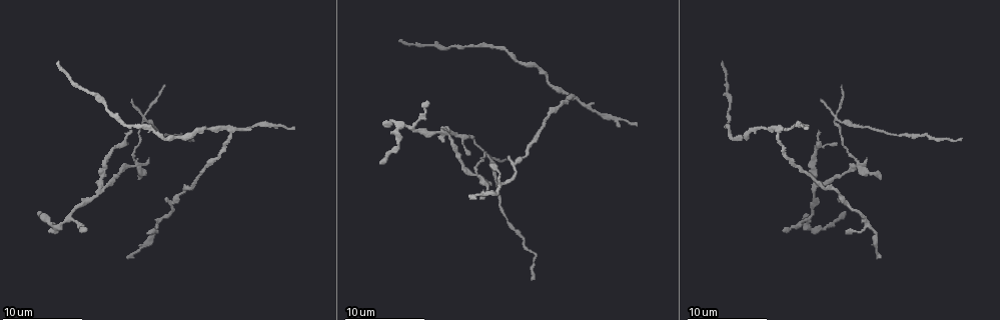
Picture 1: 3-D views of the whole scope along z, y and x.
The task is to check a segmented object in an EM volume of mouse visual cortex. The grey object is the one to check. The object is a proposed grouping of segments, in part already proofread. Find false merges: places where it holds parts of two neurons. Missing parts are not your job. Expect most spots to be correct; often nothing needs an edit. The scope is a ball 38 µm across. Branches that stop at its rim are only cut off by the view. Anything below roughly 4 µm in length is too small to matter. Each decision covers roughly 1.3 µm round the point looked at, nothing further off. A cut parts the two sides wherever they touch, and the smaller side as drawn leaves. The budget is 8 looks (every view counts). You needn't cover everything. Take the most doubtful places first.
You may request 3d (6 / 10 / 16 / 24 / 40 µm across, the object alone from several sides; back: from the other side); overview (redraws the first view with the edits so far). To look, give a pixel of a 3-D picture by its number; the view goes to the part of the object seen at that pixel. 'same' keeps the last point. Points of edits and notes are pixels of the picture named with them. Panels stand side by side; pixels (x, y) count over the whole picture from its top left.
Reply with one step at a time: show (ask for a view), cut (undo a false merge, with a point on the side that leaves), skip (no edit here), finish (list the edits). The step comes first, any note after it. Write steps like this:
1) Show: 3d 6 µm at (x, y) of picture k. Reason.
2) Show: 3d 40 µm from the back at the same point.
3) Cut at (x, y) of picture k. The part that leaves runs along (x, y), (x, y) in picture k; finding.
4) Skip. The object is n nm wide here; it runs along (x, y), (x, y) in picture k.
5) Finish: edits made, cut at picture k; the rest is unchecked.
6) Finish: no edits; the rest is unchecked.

Show: 3d 10 µm at (857, 165) of picture 1. Three arms meet.

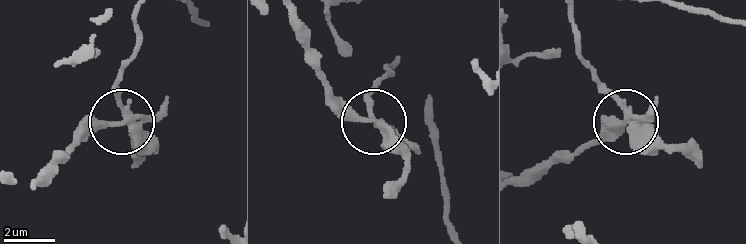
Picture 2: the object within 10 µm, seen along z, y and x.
Cut at (147, 147) of picture 2. The part that leaves runs along (130, 118), (117, 88), (136, 49), (136, 17) in picture 2; two neurons meet here.

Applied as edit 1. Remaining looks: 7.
Show: overview.

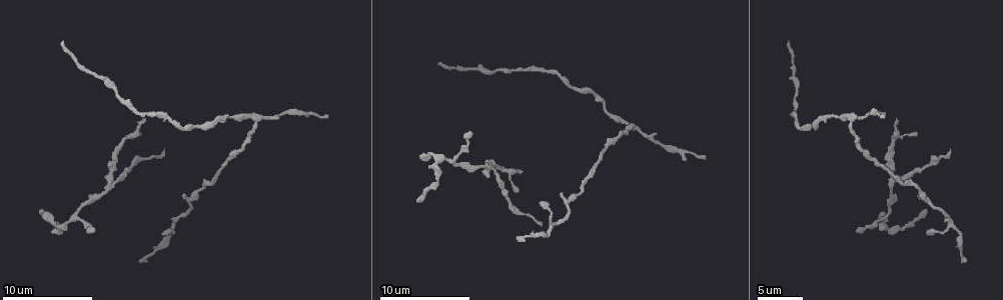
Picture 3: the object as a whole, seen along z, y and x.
Show: 3d 10 µm at (635, 129) of picture 3.

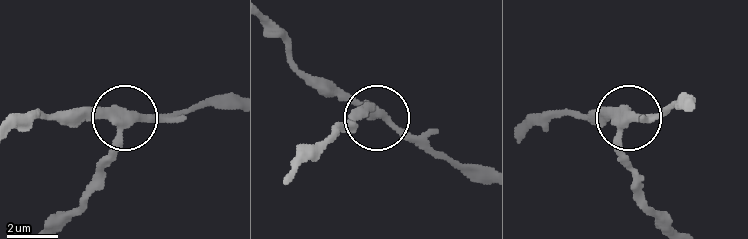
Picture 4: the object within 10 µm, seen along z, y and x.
Skip. 3 arms meet here; it runs along (667, 226), (644, 200), (622, 142), (629, 116), (665, 116) in picture 4; continuous, no second neuron.

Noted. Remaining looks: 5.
Show: 3d 10 µm at (109, 181) of picture 3. Four-way junction.

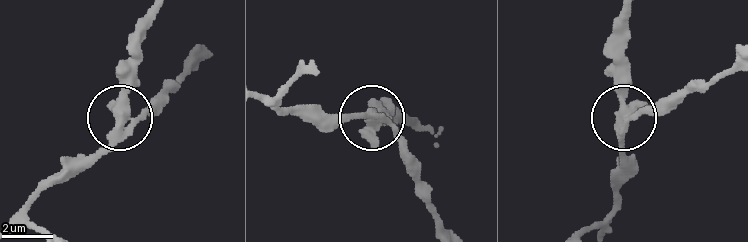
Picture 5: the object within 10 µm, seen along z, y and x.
Skip. One neuron here.

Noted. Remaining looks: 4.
Show: 3d 10 µm at (564, 201) of picture 3. Small branch off a trunk.

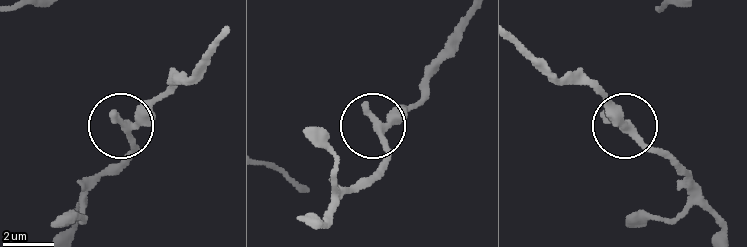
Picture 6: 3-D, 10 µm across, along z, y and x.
Skip. The side arm is 11 µm long; 3 arms meet here; all the same neuron.

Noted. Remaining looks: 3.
Finish: edits made, cut at picture 2; the rest is unchecked.

